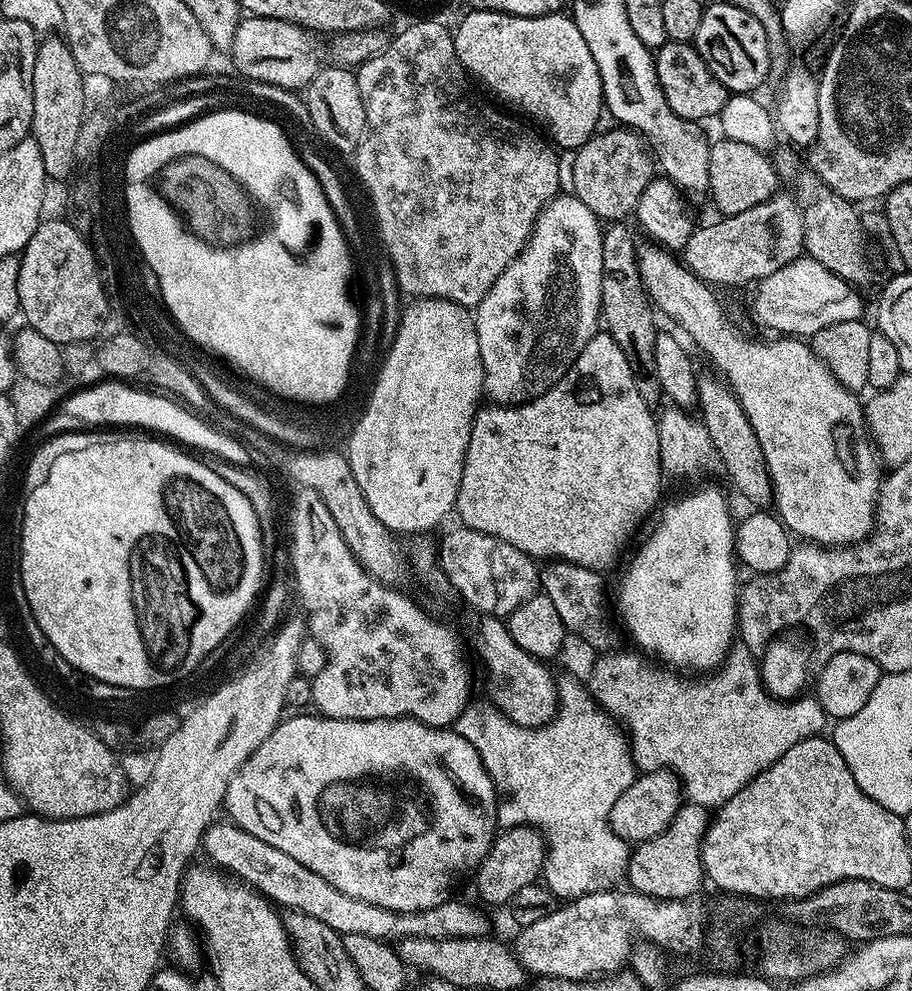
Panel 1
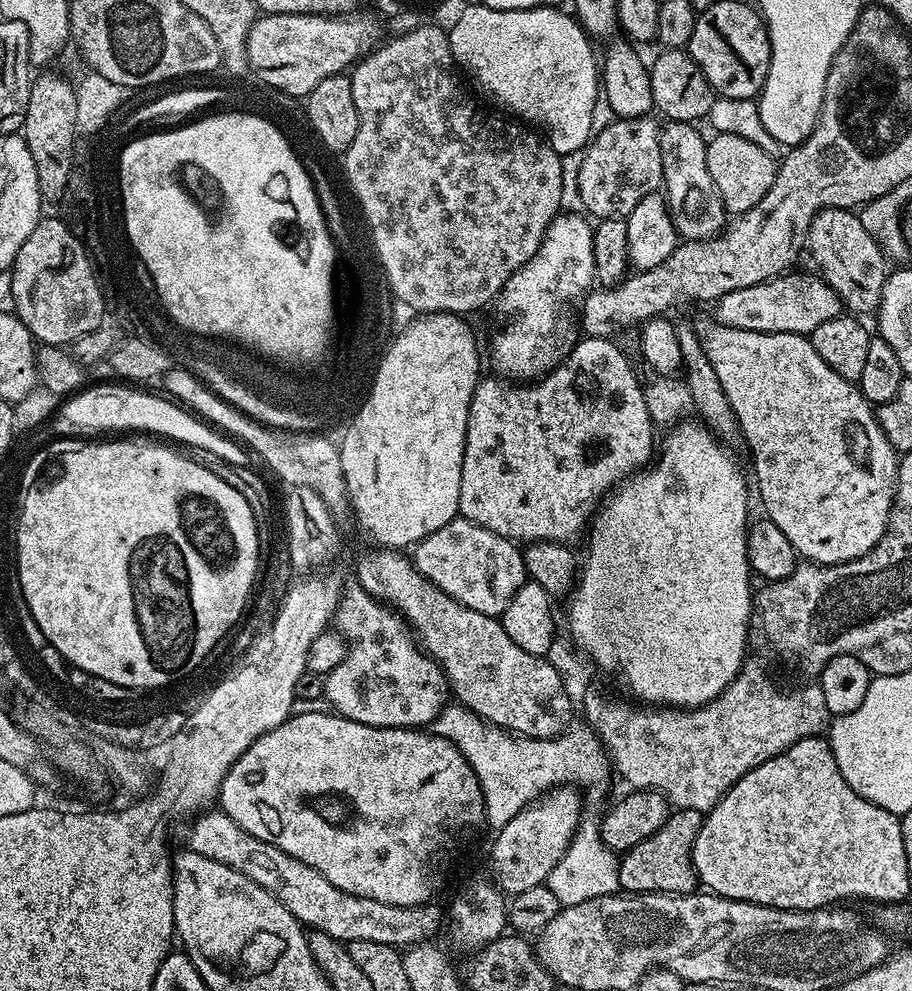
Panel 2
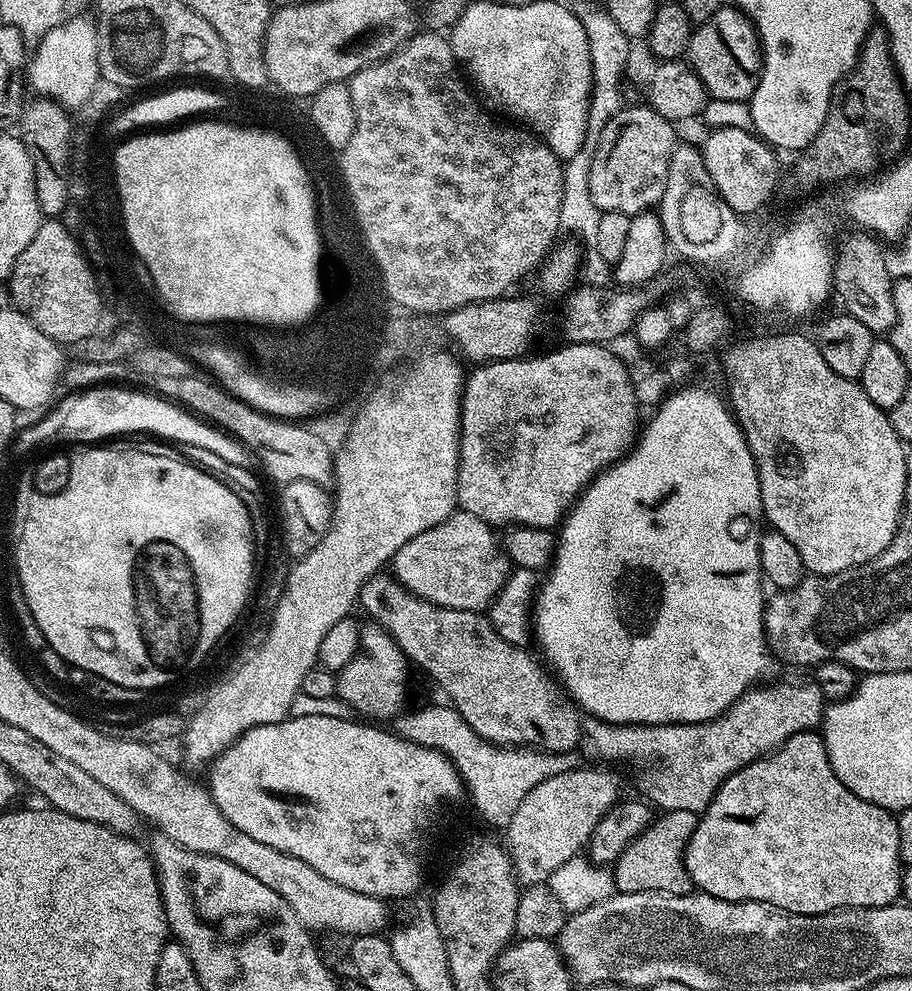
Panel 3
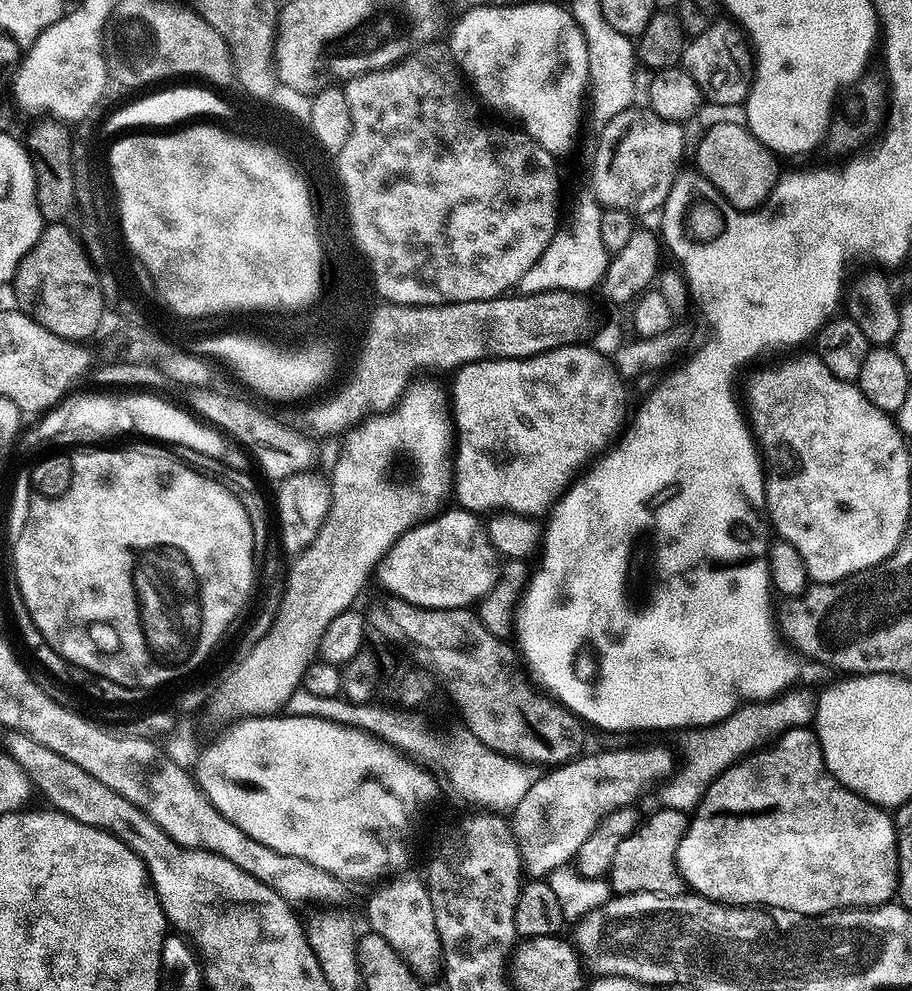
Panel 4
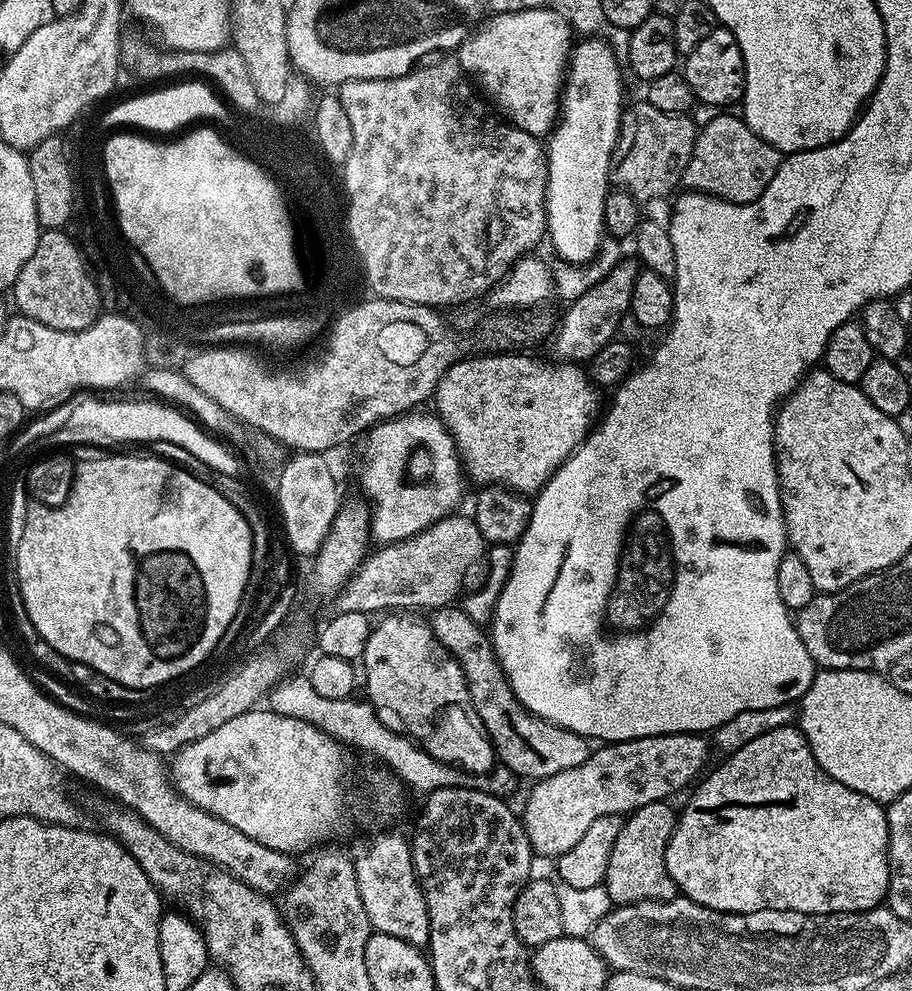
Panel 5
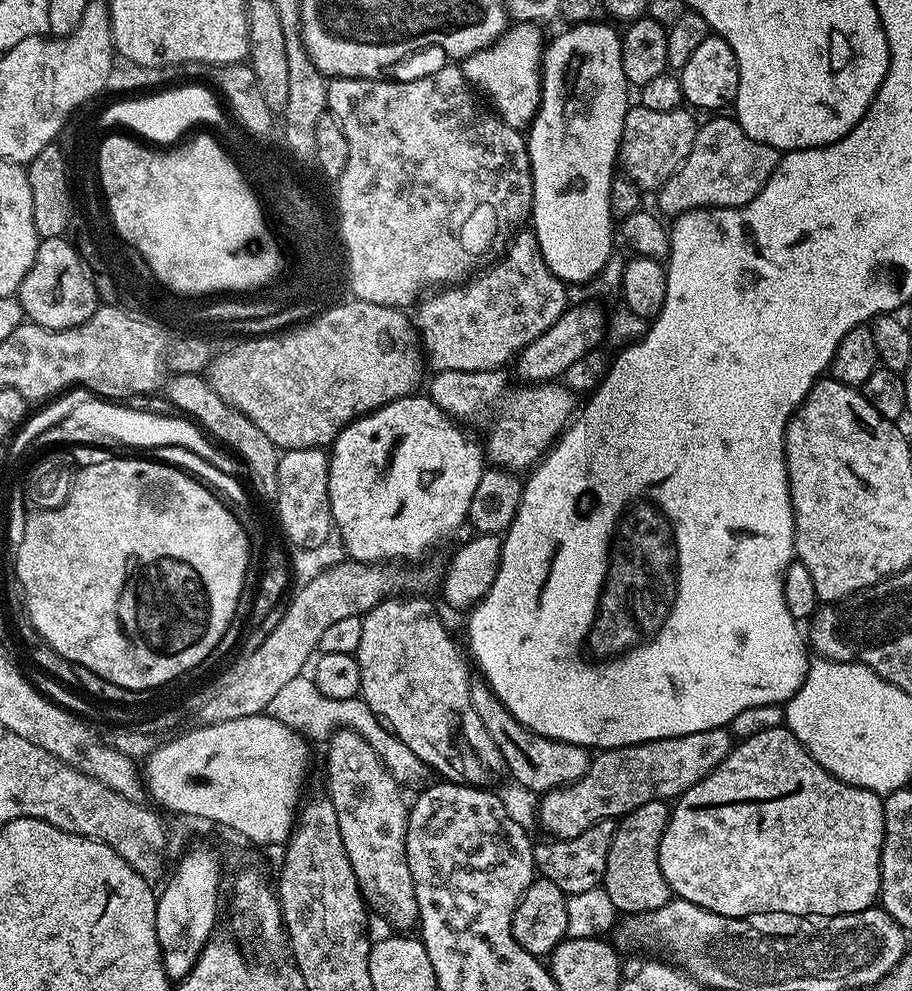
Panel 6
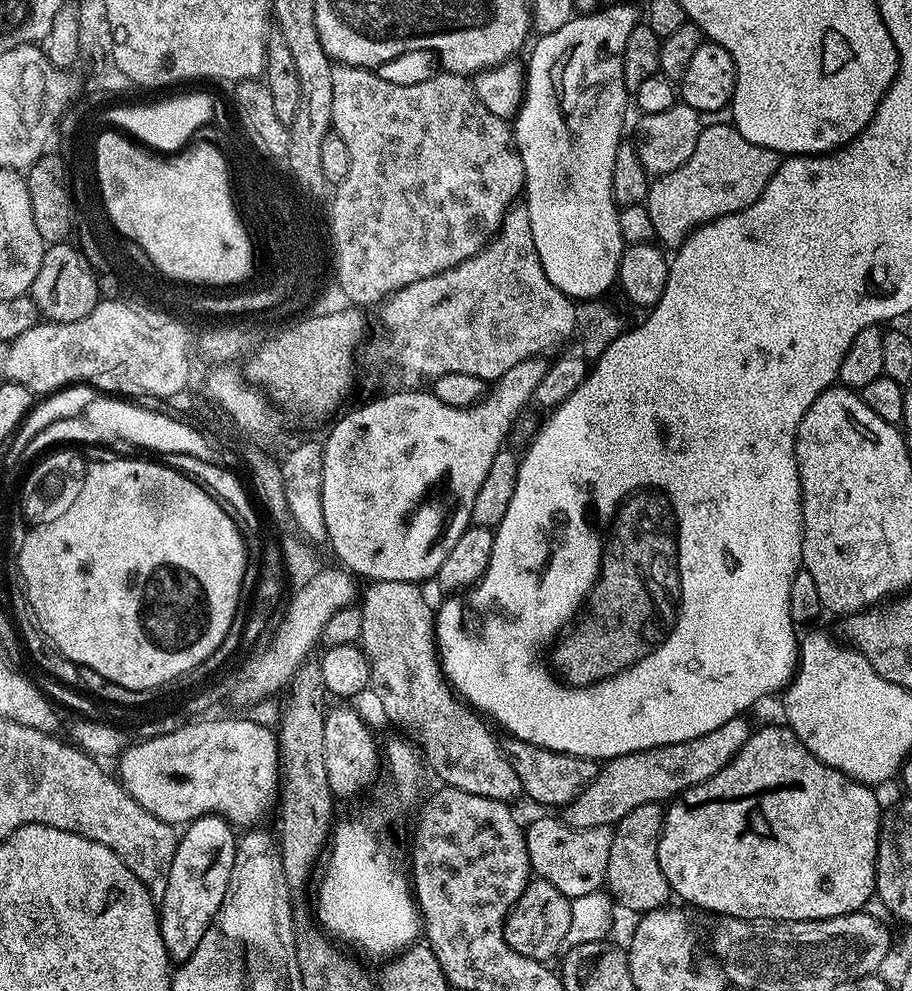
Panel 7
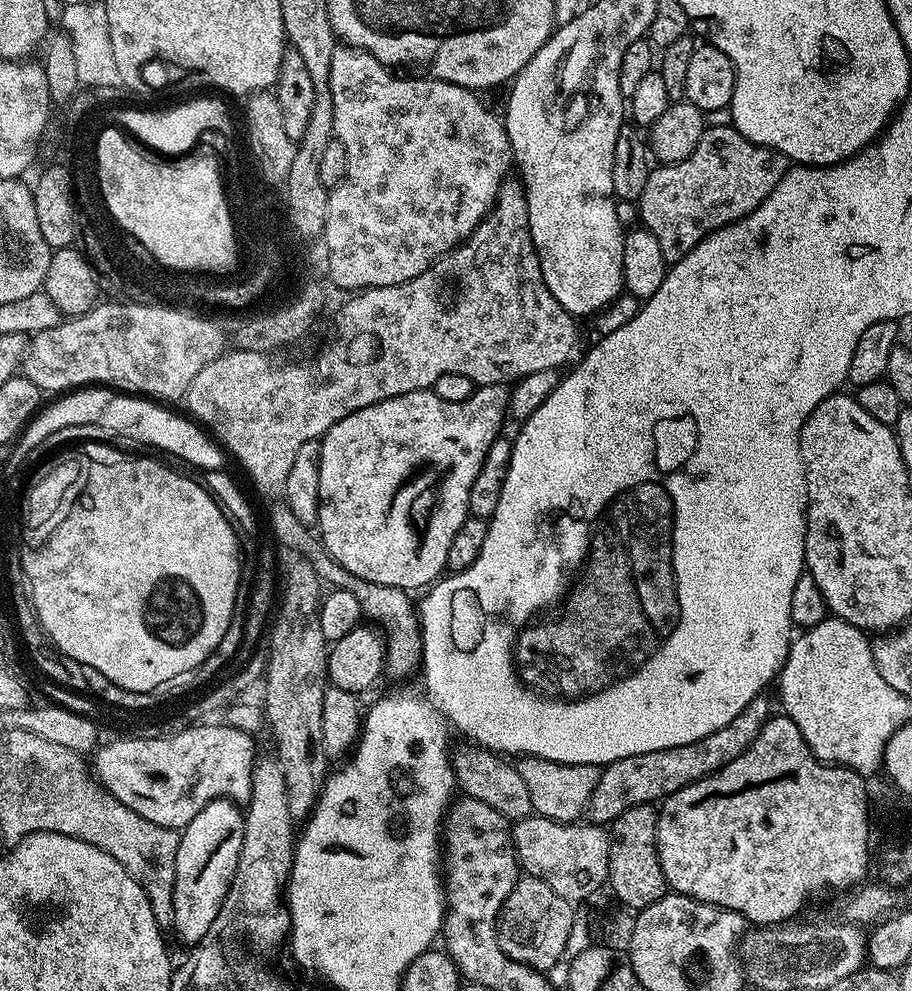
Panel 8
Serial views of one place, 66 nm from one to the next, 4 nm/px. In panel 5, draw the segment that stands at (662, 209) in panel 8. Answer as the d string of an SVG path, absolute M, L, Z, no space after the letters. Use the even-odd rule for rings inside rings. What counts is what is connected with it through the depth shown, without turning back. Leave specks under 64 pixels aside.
M739 115L716 116L708 120L696 133L694 150L684 171L682 181L685 189L705 192L719 200L729 200L735 204L748 204L757 200L766 190L770 178L778 170L782 153L770 146Z

